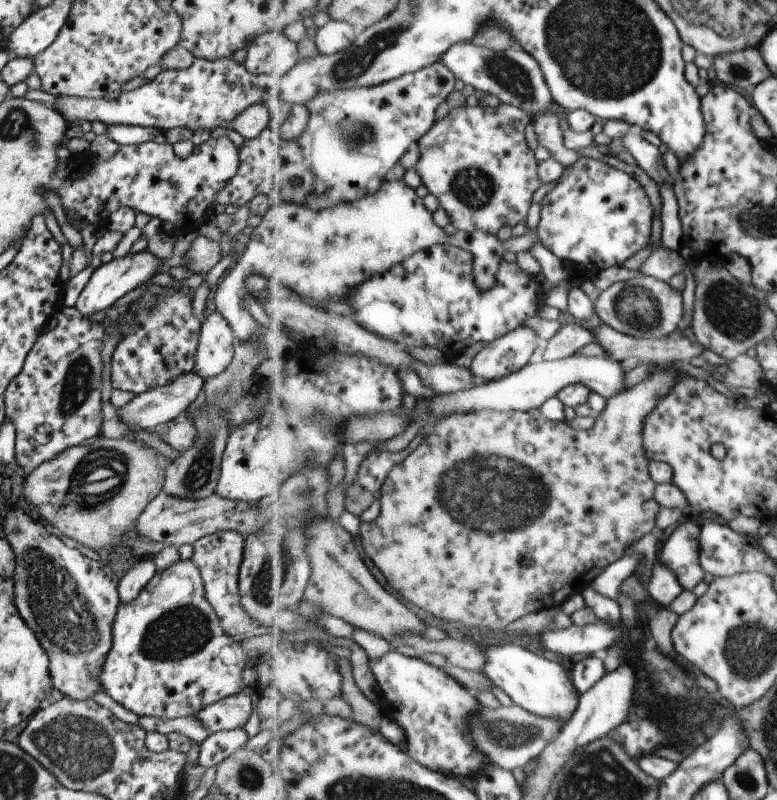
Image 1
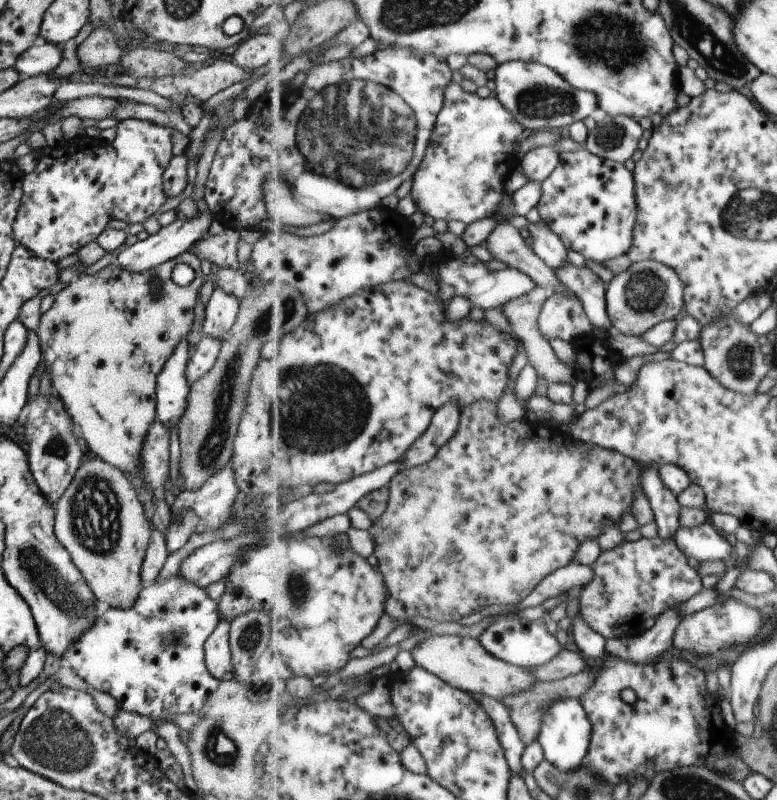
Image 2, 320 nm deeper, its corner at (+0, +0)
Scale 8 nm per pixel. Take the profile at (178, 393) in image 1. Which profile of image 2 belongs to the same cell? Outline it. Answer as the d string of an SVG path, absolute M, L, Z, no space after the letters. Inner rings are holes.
M203 335L200 338L193 350L191 359L186 362L184 368L185 378L189 386L213 366L221 345L222 338L216 339L209 335Z

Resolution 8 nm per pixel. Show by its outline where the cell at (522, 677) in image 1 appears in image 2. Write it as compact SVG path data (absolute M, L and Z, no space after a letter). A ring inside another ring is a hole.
M561 699L555 701L544 716L538 738L546 759L567 774L582 768L590 752L593 733L594 727L582 702L579 699Z

